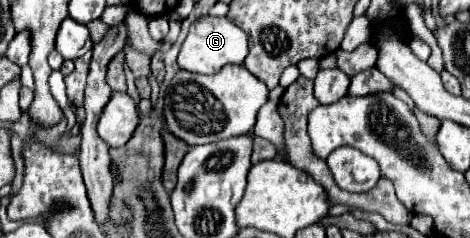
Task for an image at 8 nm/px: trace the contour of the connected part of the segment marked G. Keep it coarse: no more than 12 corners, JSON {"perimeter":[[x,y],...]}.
{"perimeter":[[200,16],[178,66],[216,74],[242,64],[248,38],[228,18]]}

